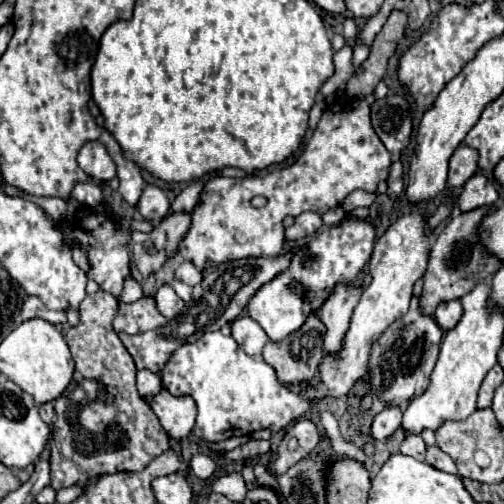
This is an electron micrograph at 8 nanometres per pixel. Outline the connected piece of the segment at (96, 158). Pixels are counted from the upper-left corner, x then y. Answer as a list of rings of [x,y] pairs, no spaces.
[[[97,140],[87,142],[81,152],[79,152],[79,166],[81,170],[101,182],[109,182],[111,178],[115,178],[115,164],[111,160],[111,156],[107,154],[105,146]]]

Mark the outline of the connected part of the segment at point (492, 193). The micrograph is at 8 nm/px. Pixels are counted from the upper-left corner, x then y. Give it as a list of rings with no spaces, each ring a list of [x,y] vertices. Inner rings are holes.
[[[475,174],[467,180],[463,192],[459,194],[459,208],[461,212],[469,212],[479,206],[493,206],[497,198],[499,194],[495,186],[483,174]]]

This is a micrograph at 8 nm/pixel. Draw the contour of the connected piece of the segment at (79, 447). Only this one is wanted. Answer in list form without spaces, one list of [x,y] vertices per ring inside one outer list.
[[[105,290],[87,294],[83,304],[79,306],[79,316],[81,316],[79,324],[75,328],[69,328],[65,334],[71,356],[75,360],[75,374],[71,384],[65,388],[65,392],[55,400],[57,420],[53,424],[53,436],[51,436],[53,490],[61,490],[75,484],[83,486],[87,484],[87,480],[99,478],[99,474],[143,470],[155,456],[163,454],[169,448],[167,432],[159,424],[159,418],[153,414],[151,406],[139,396],[135,388],[135,372],[137,372],[135,362],[113,328],[117,306],[119,306],[119,300]]]

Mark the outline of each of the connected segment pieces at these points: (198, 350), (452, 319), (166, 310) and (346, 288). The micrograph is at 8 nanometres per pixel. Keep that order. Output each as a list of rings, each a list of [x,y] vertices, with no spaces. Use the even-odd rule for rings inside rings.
[[[205,332],[193,344],[179,346],[169,356],[165,368],[161,370],[161,378],[163,378],[163,386],[173,396],[181,396],[181,394],[193,396],[197,404],[197,422],[193,432],[207,442],[221,442],[231,436],[245,436],[245,434],[249,436],[251,432],[263,430],[263,428],[271,432],[279,432],[281,428],[285,428],[287,424],[291,424],[293,420],[297,420],[299,416],[311,410],[311,404],[307,404],[305,400],[299,400],[299,396],[293,390],[289,390],[285,384],[277,380],[273,366],[269,366],[261,358],[253,358],[245,354],[231,336],[225,336],[221,332]]]
[[[451,300],[447,304],[439,304],[439,308],[435,310],[433,318],[435,322],[441,326],[441,330],[451,330],[463,316],[463,308],[461,308],[461,302],[459,300]]]
[[[163,284],[157,290],[155,300],[157,300],[159,312],[163,312],[163,316],[167,316],[167,318],[173,318],[173,316],[181,314],[183,308],[185,308],[185,302],[175,294],[175,290],[169,284]]]
[[[335,284],[325,304],[317,310],[319,318],[327,326],[327,334],[325,334],[325,352],[327,354],[339,352],[343,344],[343,336],[349,328],[353,308],[357,306],[359,298],[361,298],[361,286]]]

